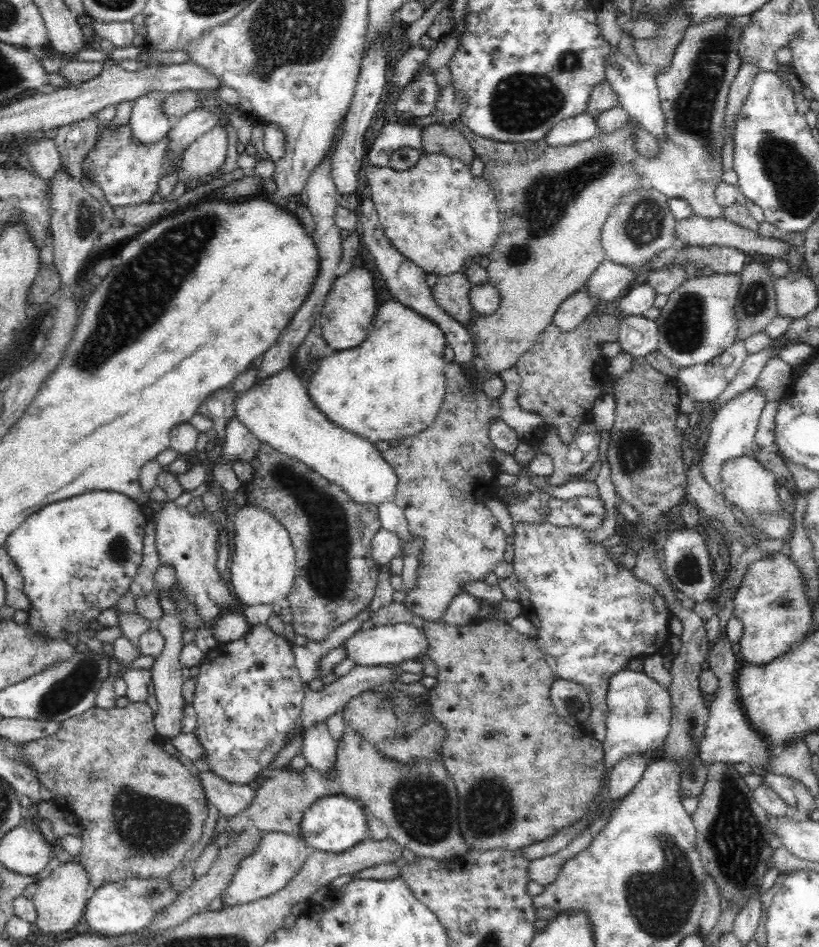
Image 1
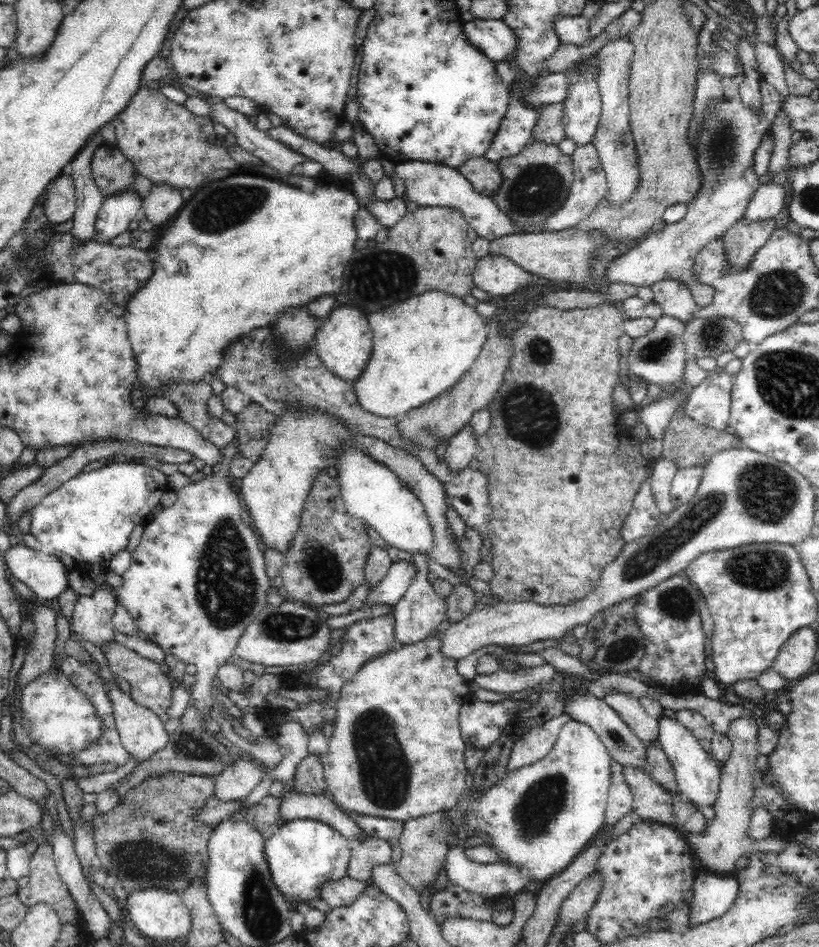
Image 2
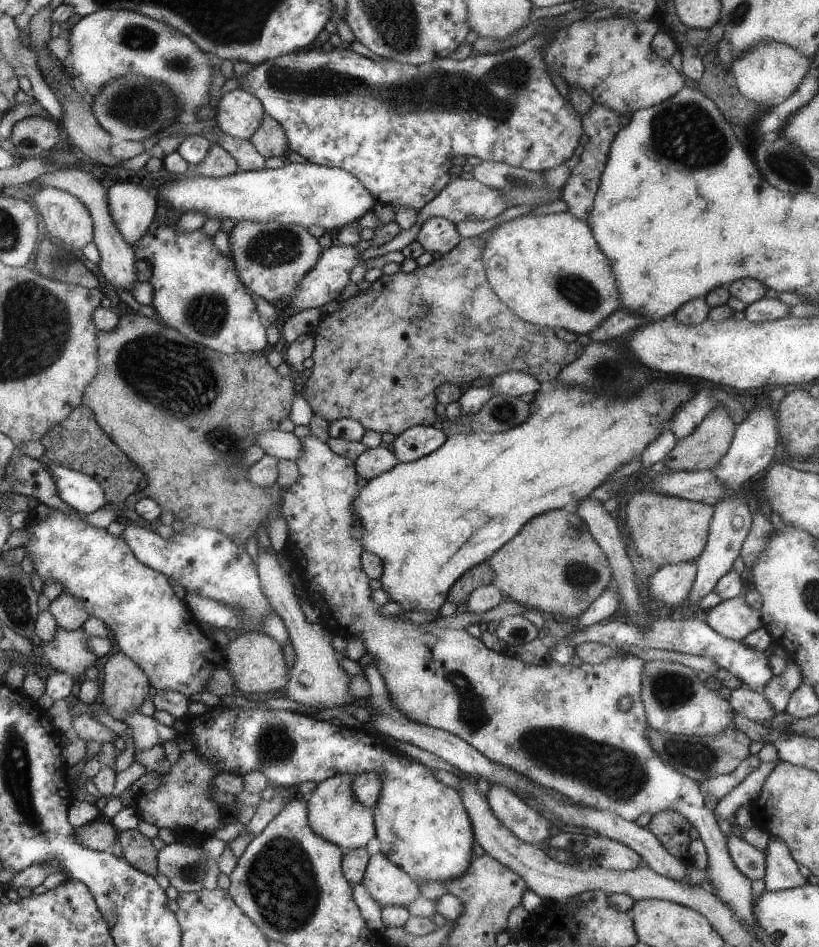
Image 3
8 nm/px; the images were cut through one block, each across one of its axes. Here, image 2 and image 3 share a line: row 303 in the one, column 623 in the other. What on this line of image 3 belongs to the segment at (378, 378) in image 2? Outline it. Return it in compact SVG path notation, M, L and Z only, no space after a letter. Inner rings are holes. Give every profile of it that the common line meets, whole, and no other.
M661 380L661 382L657 382L655 386L651 386L651 390L643 390L643 394L639 394L639 390L637 390L637 396L635 398L631 398L631 400L607 400L607 398L601 398L601 396L591 396L589 392L581 392L581 390L573 390L573 388L545 388L545 390L541 390L541 392L537 392L535 394L535 398L533 398L533 402L531 402L531 418L527 418L521 426L515 426L515 428L511 428L511 430L507 430L507 432L501 432L501 434L457 434L457 436L449 436L447 438L447 442L443 442L443 446L439 446L435 452L431 452L431 454L427 454L427 456L421 456L419 460L415 460L415 462L407 462L407 464L395 464L391 470L387 470L387 472L383 472L383 474L379 474L379 476L375 476L375 478L371 478L371 480L367 480L365 484L363 484L363 488L359 488L357 490L357 496L355 496L355 500L353 500L353 516L355 516L355 524L359 526L359 532L361 532L361 538L359 538L359 542L361 542L361 548L363 548L363 552L367 552L367 554L375 554L379 560L383 560L383 576L381 576L381 586L387 590L387 594L391 596L391 602L399 602L403 608L405 608L405 612L407 610L427 610L427 612L433 612L433 614L439 614L439 608L441 608L441 604L447 600L447 594L449 594L449 588L453 586L453 582L463 574L463 572L467 572L467 570L471 570L473 566L479 566L479 564L483 564L483 562L487 562L501 546L505 546L507 544L507 540L511 540L513 536L517 536L519 532L521 532L521 528L529 522L529 520L533 520L535 516L539 516L539 514L545 514L545 512L549 512L549 510L561 510L561 508L567 508L567 506L571 506L573 502L577 502L579 498L585 498L593 488L597 488L597 486L601 486L617 468L621 468L623 464L629 464L629 462L635 462L635 460L639 460L641 458L641 450L651 442L651 440L655 440L665 428L667 428L667 424L665 422L669 422L671 418L673 418L673 414L675 414L675 410L685 402L685 400L689 400L693 396L693 392L689 392L689 388L687 386L683 386L683 384L673 384L673 382L665 382L665 380Z

